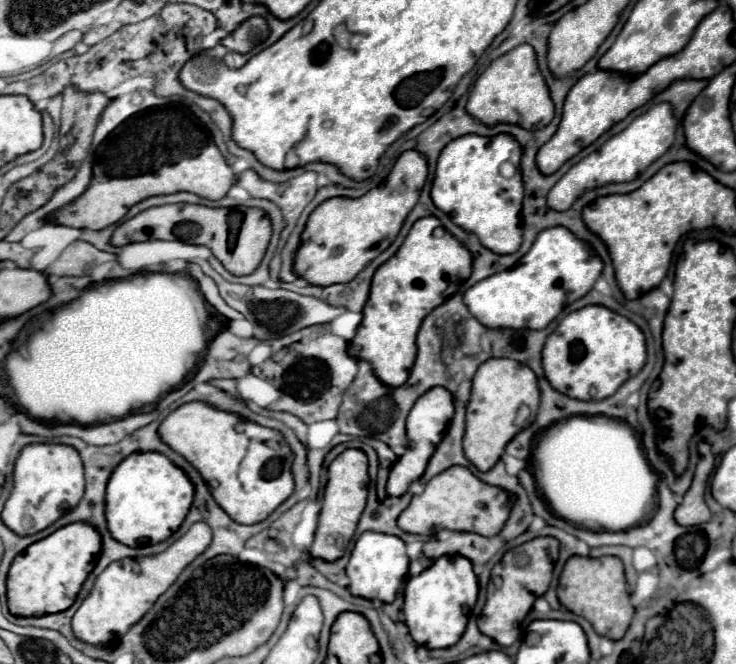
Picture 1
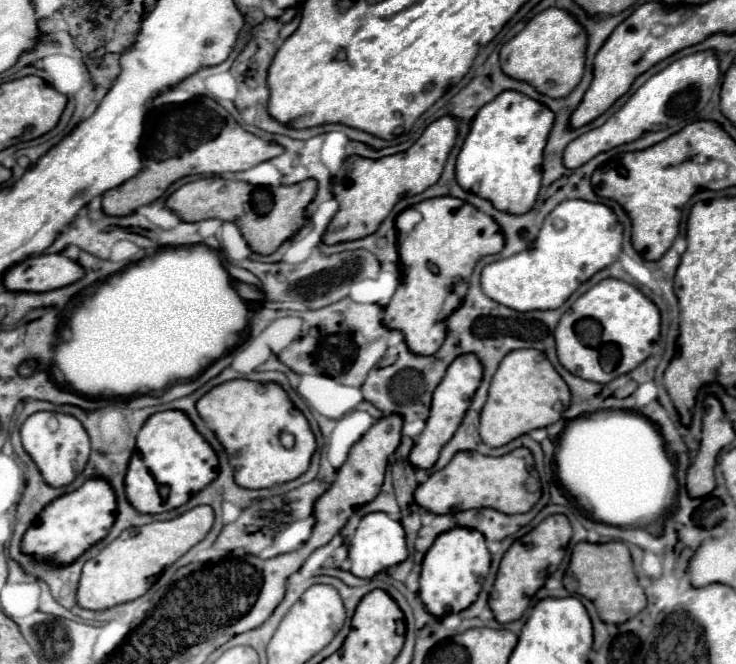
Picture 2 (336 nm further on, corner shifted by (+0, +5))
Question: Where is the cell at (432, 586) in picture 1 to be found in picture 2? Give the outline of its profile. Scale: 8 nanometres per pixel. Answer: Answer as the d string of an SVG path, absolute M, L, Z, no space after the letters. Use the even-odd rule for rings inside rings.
M455 527L447 533L441 533L421 563L419 597L423 599L425 609L439 619L467 609L471 603L475 603L483 577L489 573L489 565L491 555L487 551L485 537L479 531Z

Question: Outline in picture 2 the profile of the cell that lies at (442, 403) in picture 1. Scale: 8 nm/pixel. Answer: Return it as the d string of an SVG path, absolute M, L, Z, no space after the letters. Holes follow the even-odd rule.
M461 355L461 357L457 357L449 365L447 375L441 379L439 387L433 391L431 409L429 409L429 417L425 421L425 429L415 439L415 445L413 445L411 453L409 453L409 459L411 459L411 465L413 467L417 467L417 469L429 469L429 467L433 467L433 463L439 457L441 447L457 431L457 427L459 427L459 423L461 423L467 407L469 407L469 399L473 397L475 389L481 383L481 377L483 377L483 367L481 367L481 363L479 363L479 359L475 355Z

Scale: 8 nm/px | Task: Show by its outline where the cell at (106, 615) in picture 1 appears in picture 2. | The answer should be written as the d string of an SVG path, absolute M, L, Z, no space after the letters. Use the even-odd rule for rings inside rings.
M199 505L185 511L177 519L155 521L151 525L123 531L97 557L85 563L77 591L79 607L91 611L103 611L143 597L151 587L151 583L167 567L171 567L179 557L183 557L209 533L211 525L213 525L213 509L207 505Z

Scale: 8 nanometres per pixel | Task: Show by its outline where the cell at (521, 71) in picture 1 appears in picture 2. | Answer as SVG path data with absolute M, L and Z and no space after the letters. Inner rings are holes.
M551 7L535 15L521 33L517 33L511 41L507 41L501 47L501 71L511 79L531 83L539 93L551 99L561 99L567 97L583 77L585 45L585 29L567 11Z

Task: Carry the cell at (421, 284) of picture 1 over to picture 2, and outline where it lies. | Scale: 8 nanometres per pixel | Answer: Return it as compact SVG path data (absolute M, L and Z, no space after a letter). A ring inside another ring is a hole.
M455 197L427 199L417 203L415 209L423 219L403 241L398 241L403 277L391 303L383 309L383 325L401 331L413 355L427 357L445 339L443 303L447 295L457 293L463 297L475 263L485 255L499 253L503 249L503 235L491 217ZM429 265L437 265L439 271L433 273Z

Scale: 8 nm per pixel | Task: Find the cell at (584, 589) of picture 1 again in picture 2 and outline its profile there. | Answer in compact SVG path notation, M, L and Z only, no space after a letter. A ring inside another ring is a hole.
M609 541L603 545L593 545L593 543L577 543L571 555L571 563L569 569L563 577L563 585L569 593L573 595L581 595L589 601L593 601L593 605L597 607L597 613L601 617L601 621L605 623L625 623L631 617L635 617L637 613L641 613L645 609L645 593L637 583L637 577L633 573L633 563L631 563L631 555L625 543L621 541Z

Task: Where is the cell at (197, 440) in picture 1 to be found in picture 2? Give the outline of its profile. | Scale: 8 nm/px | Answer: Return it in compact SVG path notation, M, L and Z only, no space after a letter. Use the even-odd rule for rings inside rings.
M231 379L205 393L197 401L197 411L207 427L215 431L219 443L223 443L239 487L265 489L277 483L293 481L307 471L311 455L317 447L315 437L303 413L293 407L287 393L279 385ZM283 433L291 433L295 437L295 445L291 449L283 447Z

